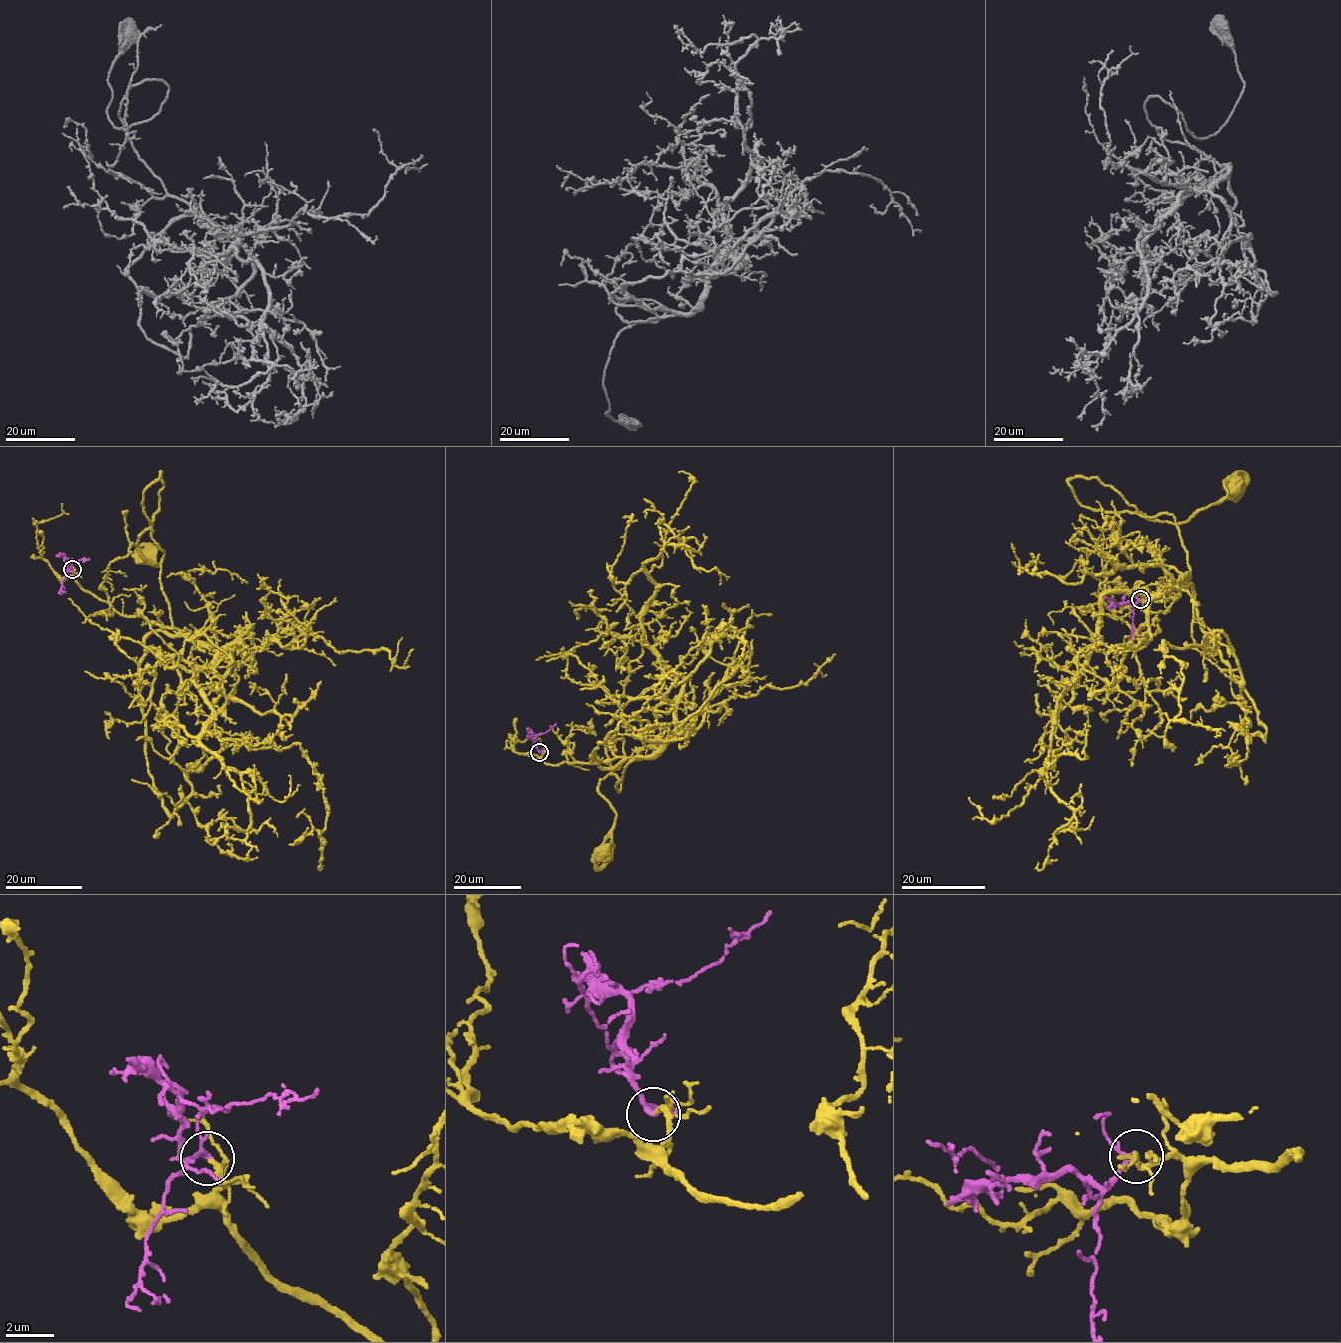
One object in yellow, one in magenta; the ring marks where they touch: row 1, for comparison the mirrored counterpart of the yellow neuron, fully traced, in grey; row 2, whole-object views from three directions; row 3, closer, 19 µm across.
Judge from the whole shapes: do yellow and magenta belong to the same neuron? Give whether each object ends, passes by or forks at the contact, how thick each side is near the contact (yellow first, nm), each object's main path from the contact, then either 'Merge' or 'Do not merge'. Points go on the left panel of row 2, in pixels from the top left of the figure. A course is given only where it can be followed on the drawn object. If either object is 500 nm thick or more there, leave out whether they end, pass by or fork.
At the ring yellow passes by. At the ring magenta passes by. Thickness 160 nm (yellow) against 170 nm. Course of yellow: (71, 570), (120, 613), (180, 634), (143, 509), (160, 472), (159, 507), (137, 544), (160, 566), (145, 555). Course of magenta: (71, 569), (67, 569), (68, 559), (89, 558). Merge

